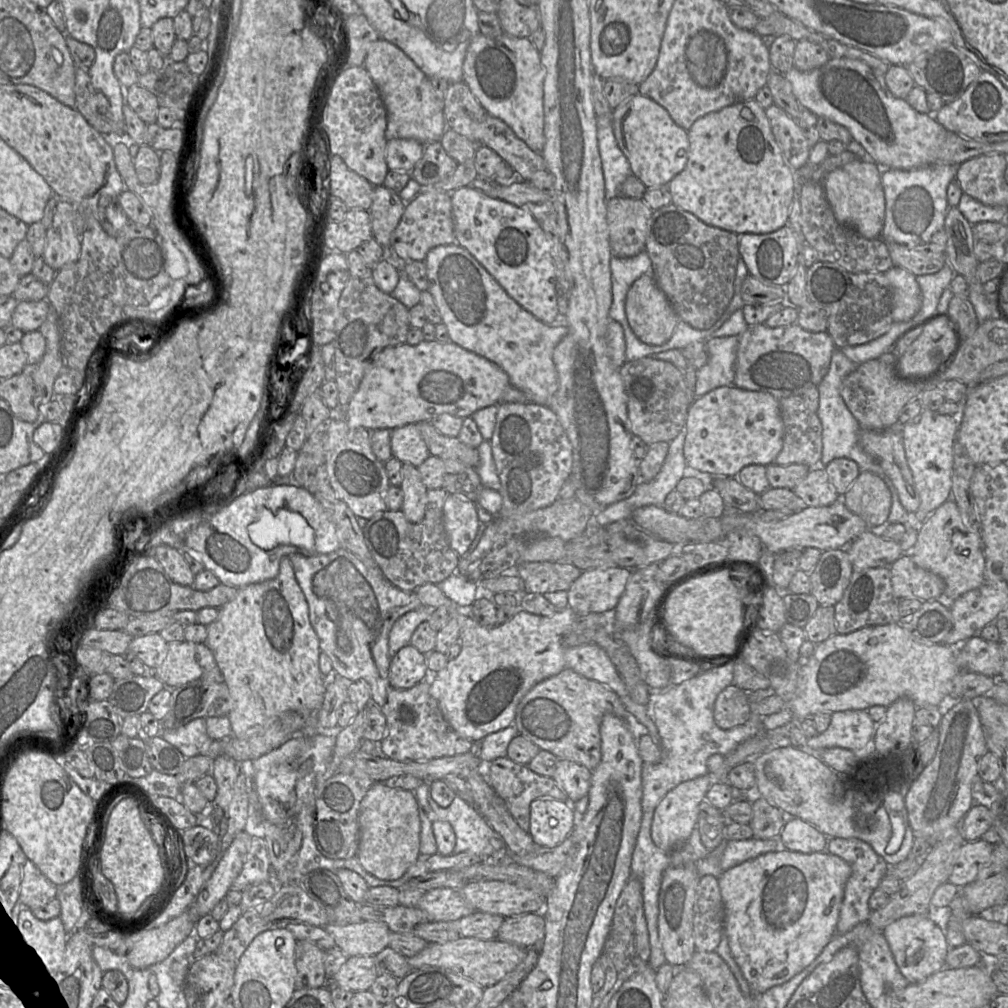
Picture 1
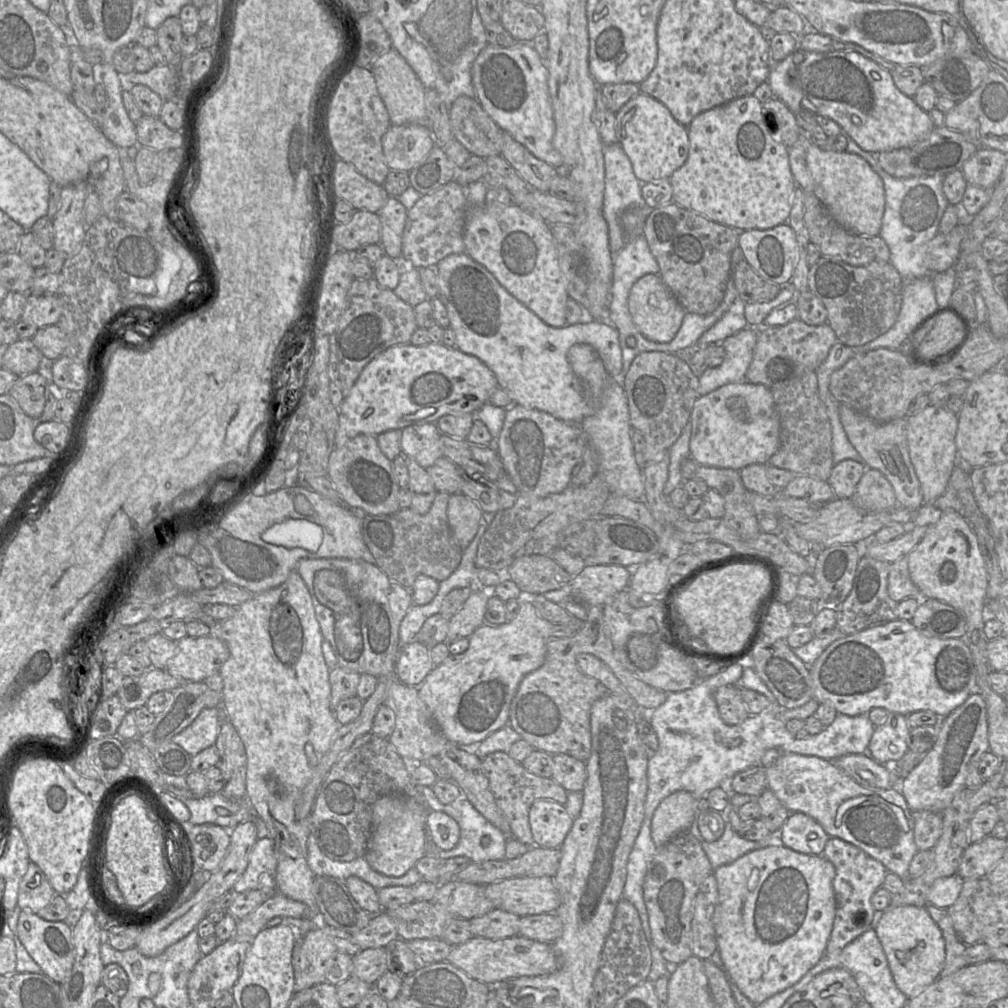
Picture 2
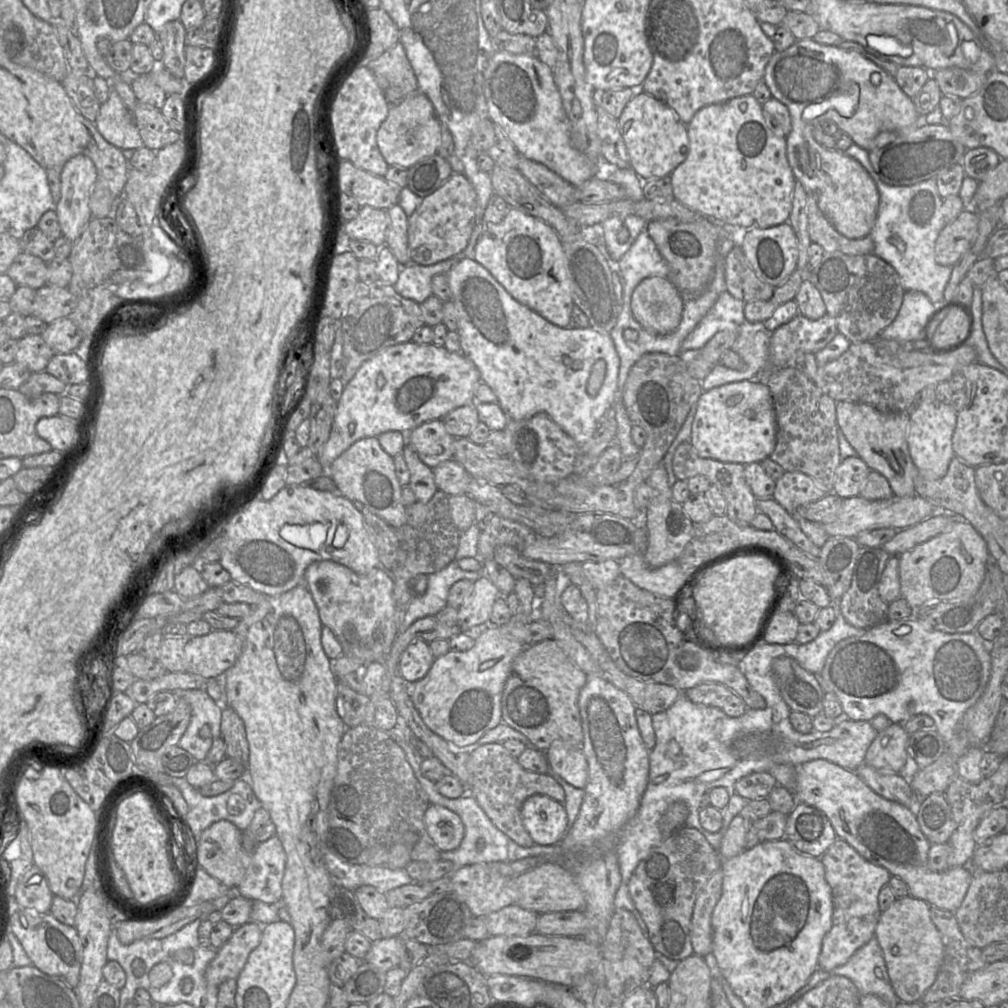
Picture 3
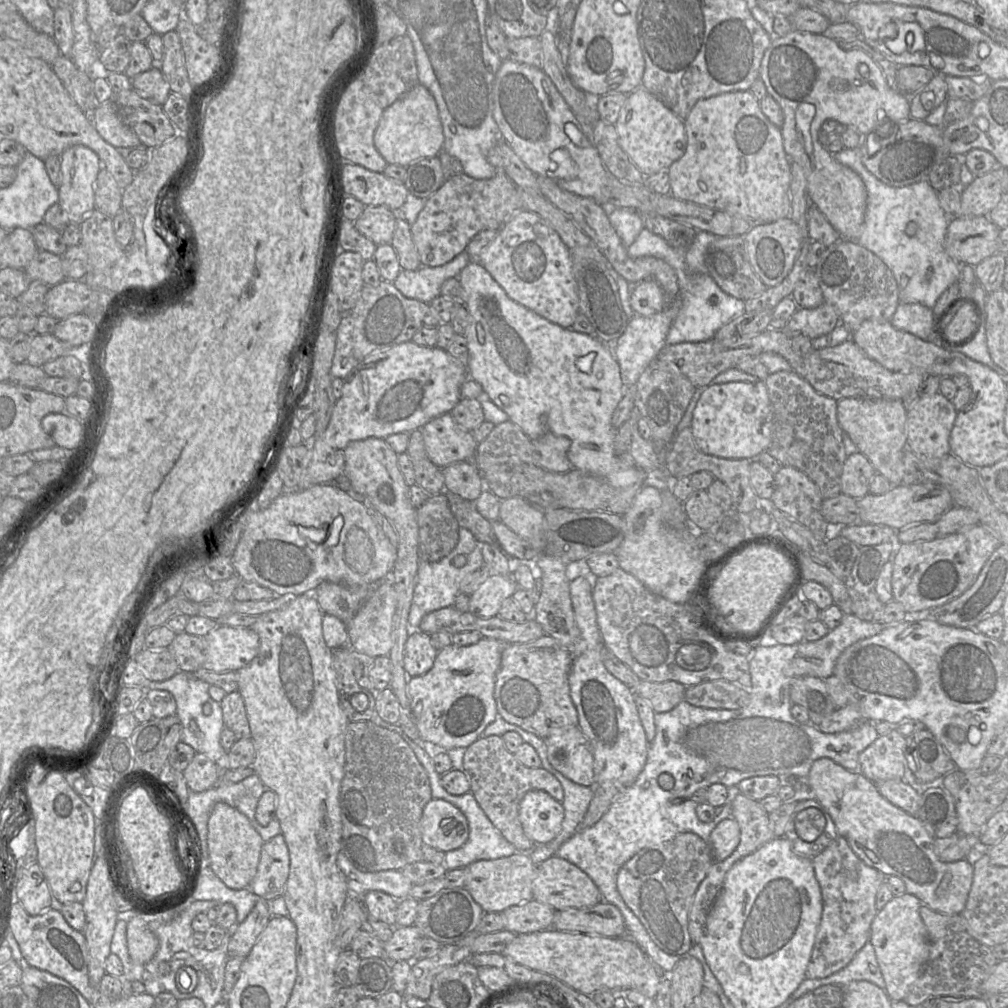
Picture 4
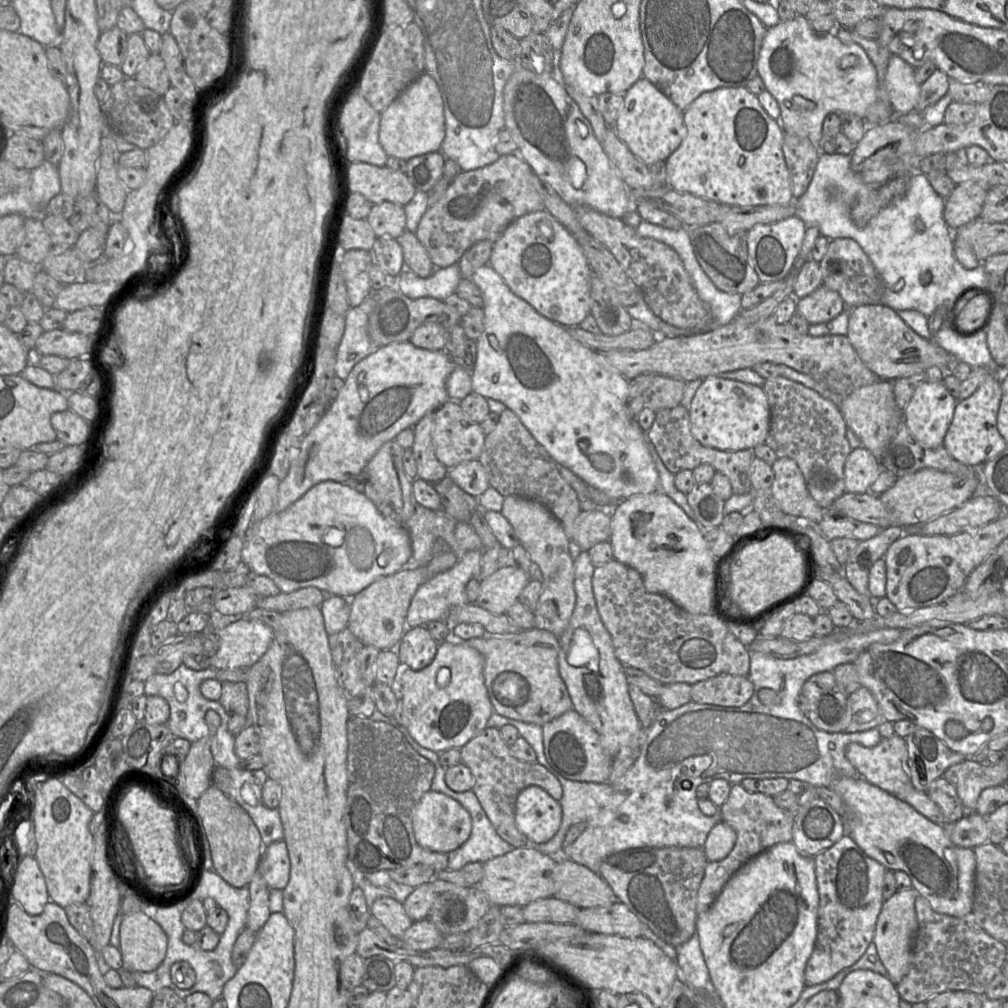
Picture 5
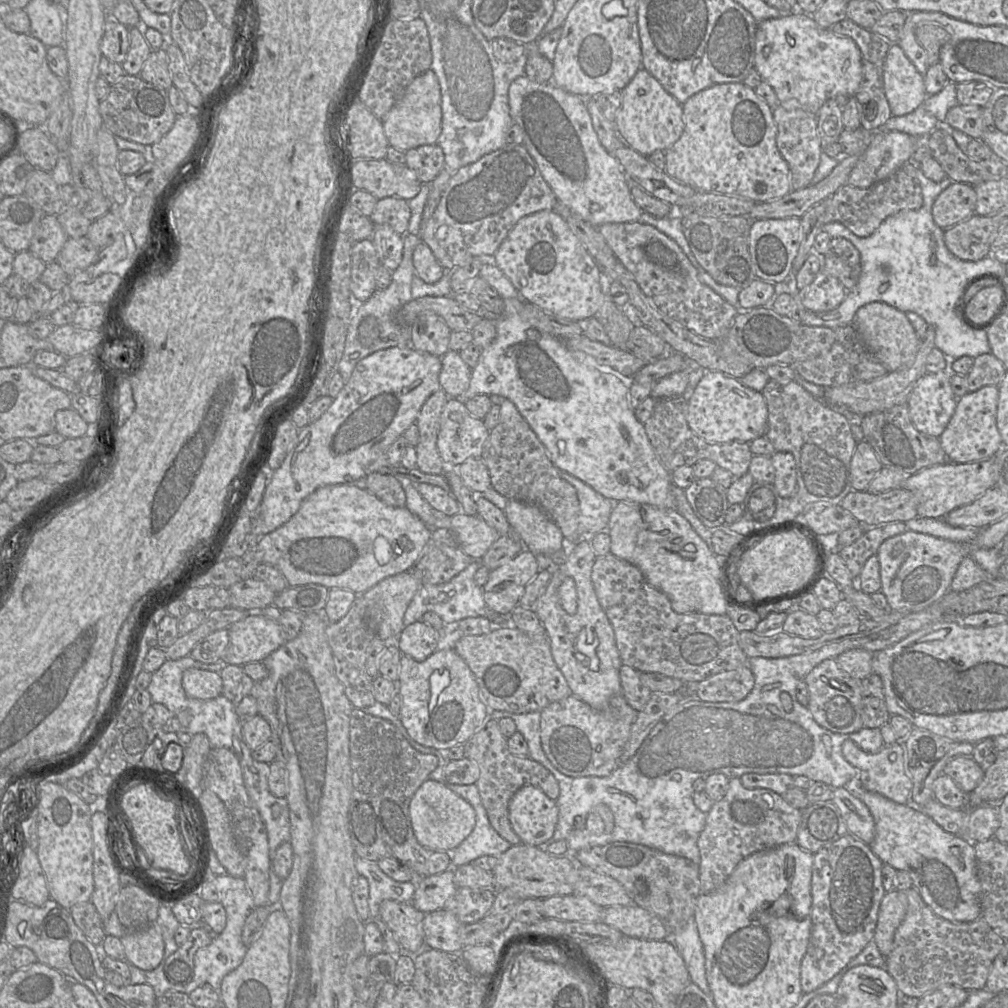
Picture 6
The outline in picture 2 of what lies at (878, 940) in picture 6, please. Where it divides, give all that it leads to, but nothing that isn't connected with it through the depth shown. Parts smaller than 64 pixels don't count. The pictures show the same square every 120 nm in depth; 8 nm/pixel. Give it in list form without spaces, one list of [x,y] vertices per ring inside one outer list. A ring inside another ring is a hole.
[[[926,906],[889,907],[878,915],[874,930],[882,944],[893,979],[908,998],[914,997],[941,976],[945,964],[945,940]]]

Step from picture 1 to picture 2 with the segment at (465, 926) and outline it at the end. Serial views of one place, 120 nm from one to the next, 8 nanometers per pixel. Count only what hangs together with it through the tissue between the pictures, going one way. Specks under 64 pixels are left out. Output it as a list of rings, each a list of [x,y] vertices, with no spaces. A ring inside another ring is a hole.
[[[501,908],[469,920],[473,937],[504,939],[517,936],[520,917]]]

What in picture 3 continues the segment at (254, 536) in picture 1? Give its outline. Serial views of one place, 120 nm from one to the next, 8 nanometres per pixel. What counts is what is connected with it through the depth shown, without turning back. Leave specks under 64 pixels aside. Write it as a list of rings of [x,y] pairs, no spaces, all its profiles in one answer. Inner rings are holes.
[[[316,522],[303,526],[285,525],[280,530],[280,536],[289,543],[309,548],[319,552],[326,540],[330,522]]]

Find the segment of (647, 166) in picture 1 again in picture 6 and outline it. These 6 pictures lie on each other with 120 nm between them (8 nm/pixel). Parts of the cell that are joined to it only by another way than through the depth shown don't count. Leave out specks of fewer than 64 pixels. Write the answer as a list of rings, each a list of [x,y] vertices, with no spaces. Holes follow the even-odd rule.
[[[641,67],[622,90],[614,127],[623,144],[649,157],[655,151],[665,152],[679,140],[684,131],[683,106]]]

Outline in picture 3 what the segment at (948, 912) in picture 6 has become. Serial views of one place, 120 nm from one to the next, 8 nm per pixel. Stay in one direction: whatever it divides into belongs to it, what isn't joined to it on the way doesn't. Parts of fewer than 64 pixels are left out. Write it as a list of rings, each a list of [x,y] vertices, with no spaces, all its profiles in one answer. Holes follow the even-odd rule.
[[[825,759],[805,762],[796,767],[796,773],[797,784],[793,794],[797,802],[808,804],[822,811],[831,822],[838,838],[845,840],[869,862],[887,869],[891,876],[902,879],[907,884],[909,895],[912,897],[950,912],[955,912],[961,906],[972,881],[974,868],[968,864],[942,872],[930,870],[928,851],[931,843],[921,831],[916,815],[911,809],[878,795],[855,771],[840,767]]]

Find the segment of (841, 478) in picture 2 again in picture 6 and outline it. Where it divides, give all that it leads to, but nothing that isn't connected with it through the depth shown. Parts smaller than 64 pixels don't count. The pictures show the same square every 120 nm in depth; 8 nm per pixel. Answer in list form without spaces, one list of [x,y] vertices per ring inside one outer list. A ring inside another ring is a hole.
[[[864,440],[858,442],[850,462],[852,490],[866,491],[882,467],[872,446]]]

